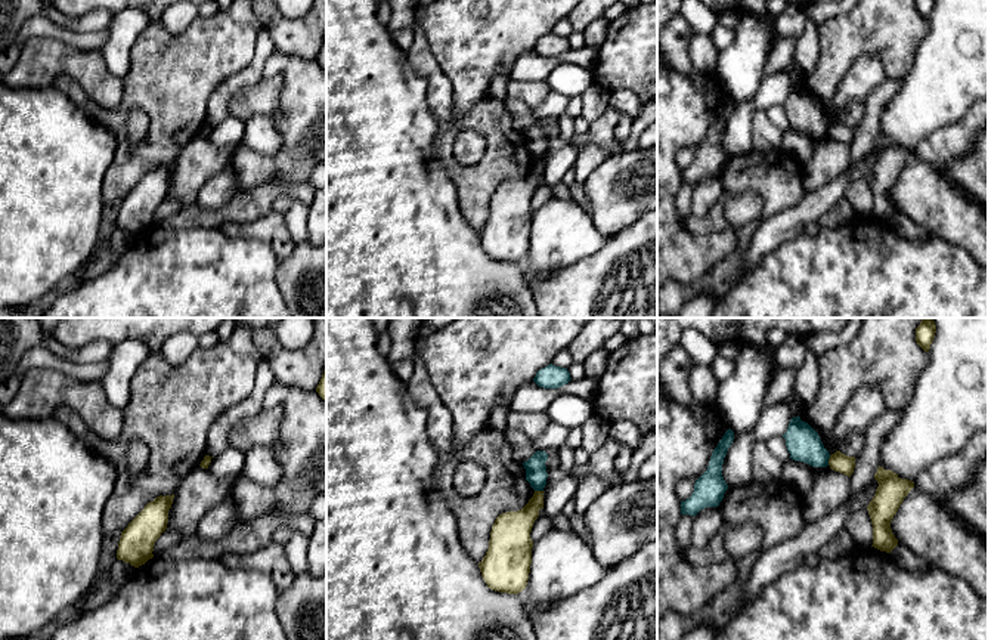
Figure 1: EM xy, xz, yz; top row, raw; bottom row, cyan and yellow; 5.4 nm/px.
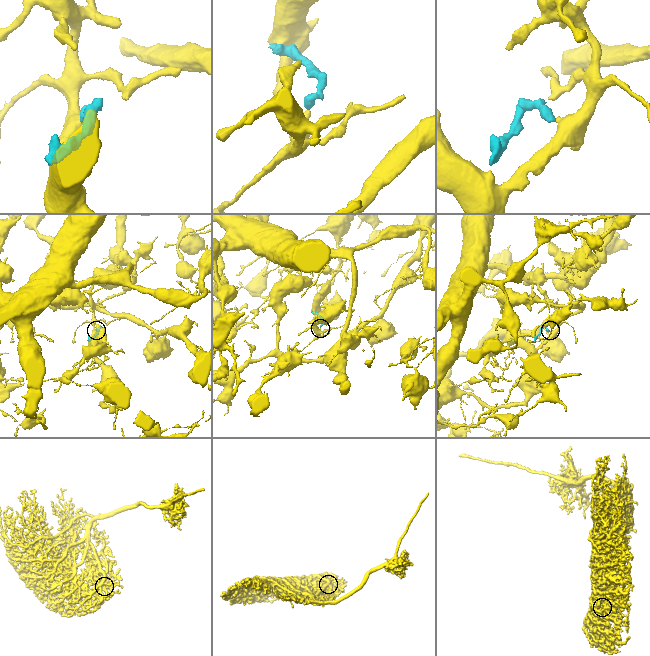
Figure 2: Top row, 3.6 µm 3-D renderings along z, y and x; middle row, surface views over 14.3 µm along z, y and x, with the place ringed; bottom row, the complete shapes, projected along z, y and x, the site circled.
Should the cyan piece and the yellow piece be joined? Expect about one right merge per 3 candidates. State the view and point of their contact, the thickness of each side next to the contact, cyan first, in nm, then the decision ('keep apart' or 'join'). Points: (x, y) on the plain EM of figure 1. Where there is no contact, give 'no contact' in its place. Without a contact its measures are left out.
meets cyan in yz at (827, 129); 190 nm thick on the cyan side, 110 nm on the other; keep apart

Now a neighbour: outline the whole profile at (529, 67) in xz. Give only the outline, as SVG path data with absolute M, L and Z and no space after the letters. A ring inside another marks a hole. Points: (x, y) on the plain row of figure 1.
M585 46L579 50L570 49L558 58L543 58L535 50L527 50L514 62L510 78L518 81L545 81L548 75L561 64L589 67L595 64L597 49Z

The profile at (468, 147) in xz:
M465 129L456 135L452 145L452 155L462 166L474 166L481 160L486 146L487 142L483 135L476 130Z

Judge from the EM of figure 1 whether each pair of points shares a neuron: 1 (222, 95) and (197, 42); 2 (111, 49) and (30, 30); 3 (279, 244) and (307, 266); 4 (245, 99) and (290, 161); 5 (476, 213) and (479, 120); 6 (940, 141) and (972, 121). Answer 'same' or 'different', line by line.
1: different
2: different
3: different
4: different
5: same
6: same

